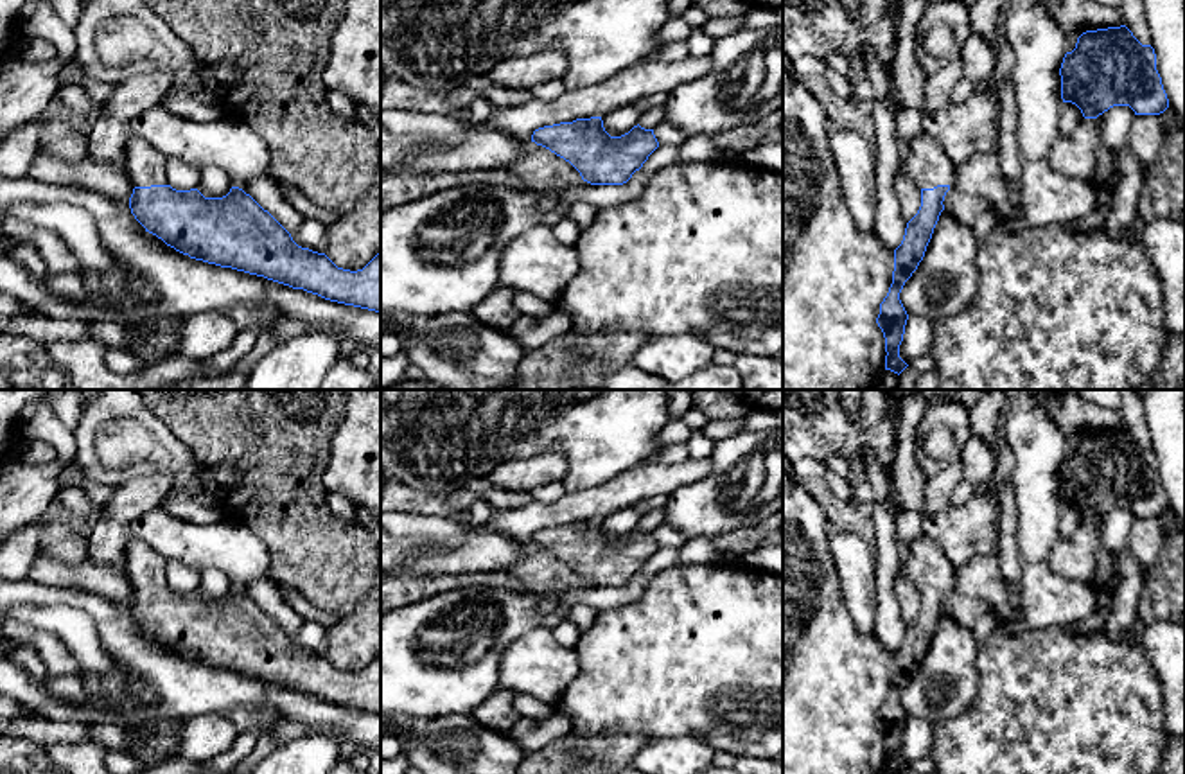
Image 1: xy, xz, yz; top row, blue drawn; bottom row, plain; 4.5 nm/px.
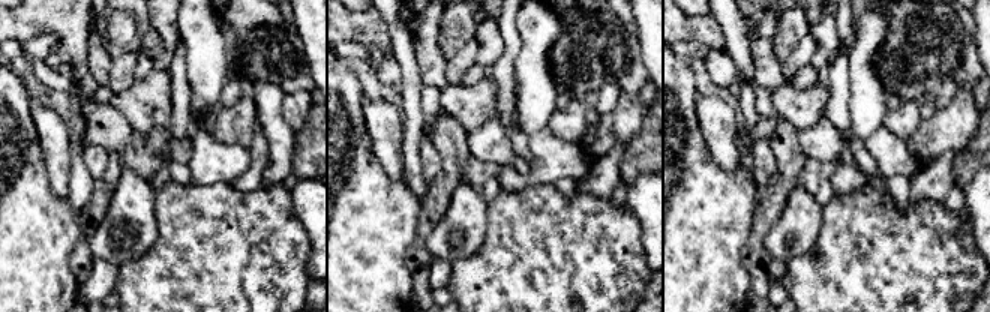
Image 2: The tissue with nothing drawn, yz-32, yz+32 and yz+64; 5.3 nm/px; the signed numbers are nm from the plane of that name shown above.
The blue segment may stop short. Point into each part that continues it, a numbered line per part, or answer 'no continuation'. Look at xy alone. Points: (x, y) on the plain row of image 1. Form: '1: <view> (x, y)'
1: xy (144, 568)

